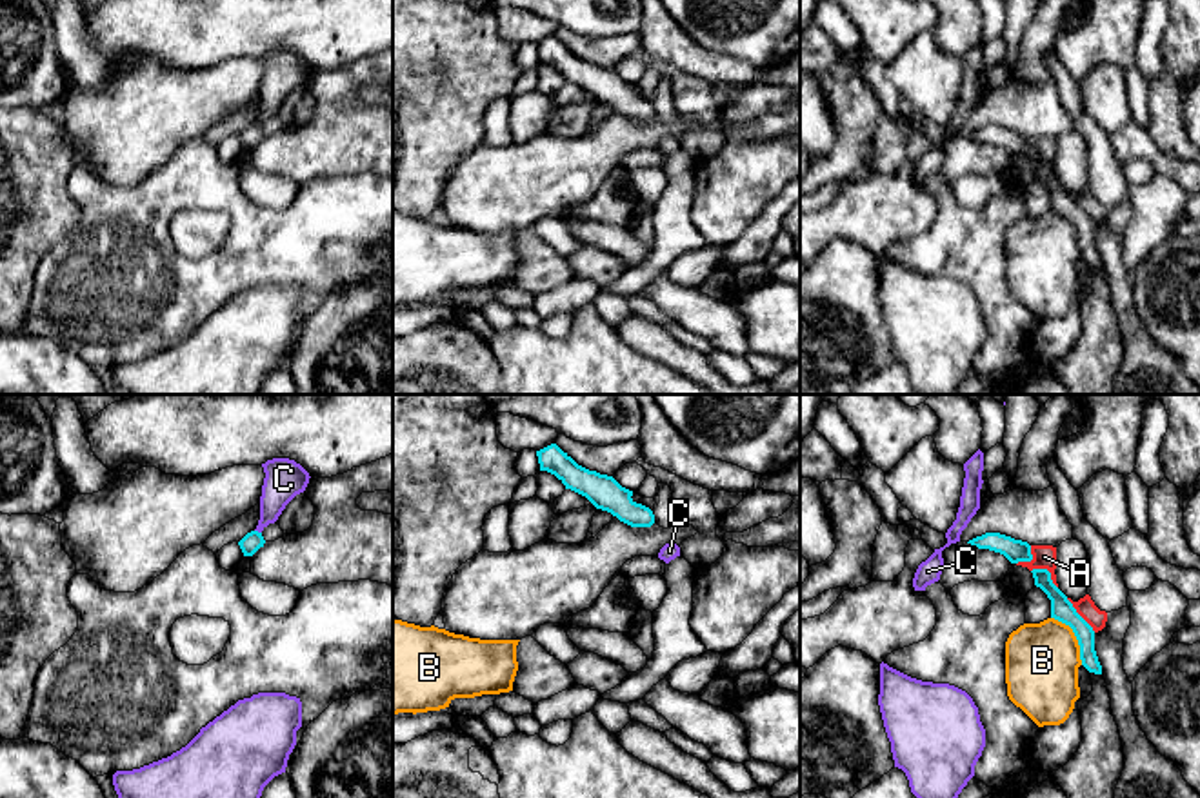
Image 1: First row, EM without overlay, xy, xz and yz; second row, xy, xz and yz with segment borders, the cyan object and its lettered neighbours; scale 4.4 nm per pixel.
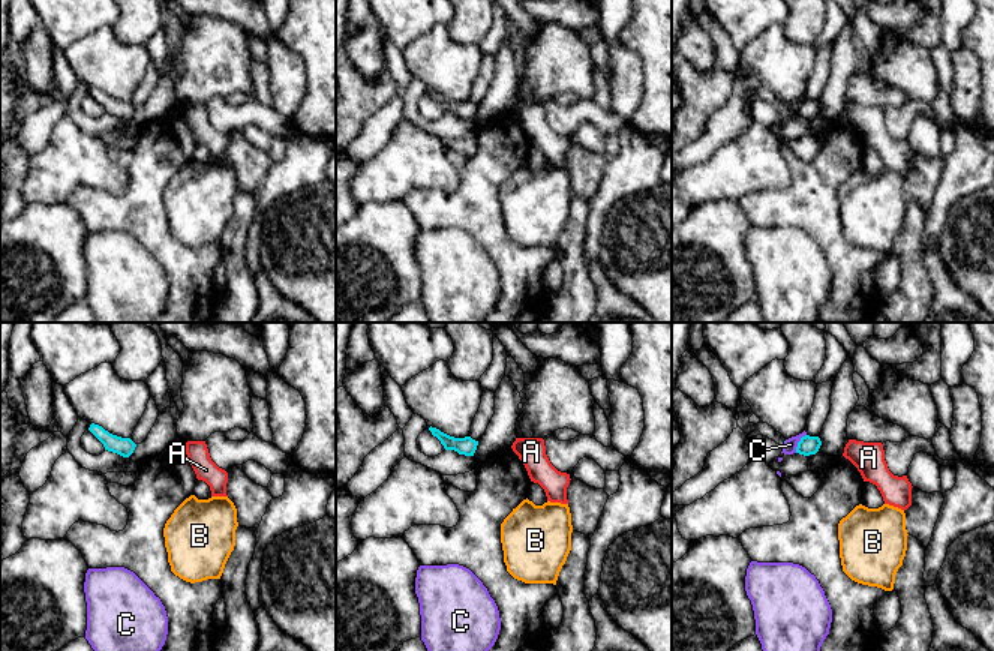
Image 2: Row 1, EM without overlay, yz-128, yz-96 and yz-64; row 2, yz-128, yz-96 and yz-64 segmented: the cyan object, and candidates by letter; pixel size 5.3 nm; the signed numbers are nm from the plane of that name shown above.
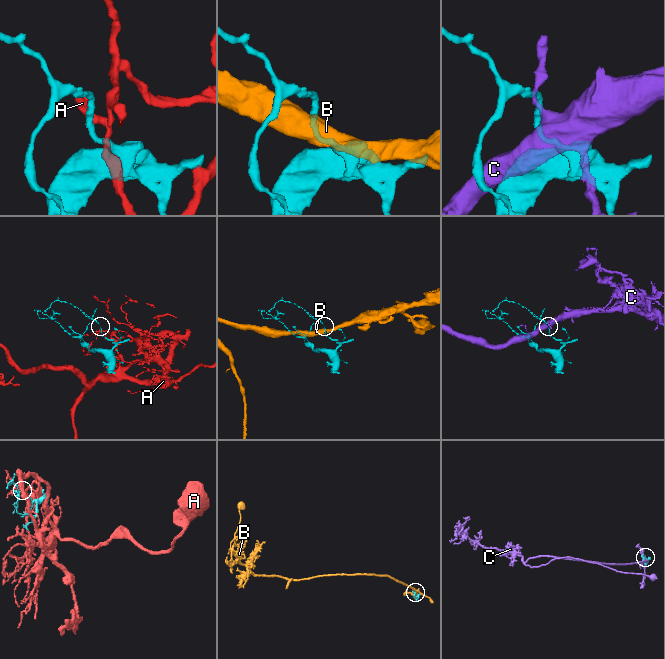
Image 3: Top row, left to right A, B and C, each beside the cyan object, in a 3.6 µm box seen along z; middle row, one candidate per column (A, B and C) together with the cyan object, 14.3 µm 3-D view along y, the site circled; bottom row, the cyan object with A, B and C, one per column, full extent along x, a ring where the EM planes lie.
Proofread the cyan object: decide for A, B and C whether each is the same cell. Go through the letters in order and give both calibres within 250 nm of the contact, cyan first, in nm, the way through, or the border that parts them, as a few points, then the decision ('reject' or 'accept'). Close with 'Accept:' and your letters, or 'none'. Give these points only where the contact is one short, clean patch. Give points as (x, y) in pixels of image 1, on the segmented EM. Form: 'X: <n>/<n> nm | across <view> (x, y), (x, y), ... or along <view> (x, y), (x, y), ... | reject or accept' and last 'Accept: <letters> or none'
A: 100/110 nm | reject
B: 100/320 nm | along yz (1051, 617), (1071, 629), (1082, 664) | reject
C: 90/170 nm | along xy (255, 529), (260, 533) | reject
Accept: none

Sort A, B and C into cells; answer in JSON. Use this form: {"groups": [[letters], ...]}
{"groups": [["A"], ["B"], ["C"]]}

